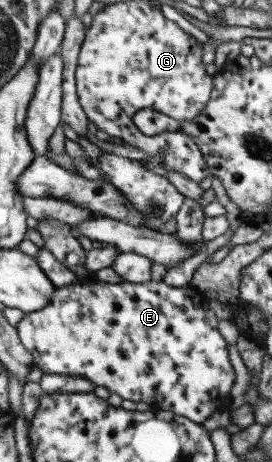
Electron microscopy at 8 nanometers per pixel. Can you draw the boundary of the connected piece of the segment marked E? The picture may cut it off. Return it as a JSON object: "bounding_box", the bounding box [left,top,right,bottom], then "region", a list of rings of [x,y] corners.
{"bounding_box":[17,281,235,424],"region":[[[96,281],[92,284],[75,284],[67,287],[57,287],[52,296],[51,303],[43,310],[27,313],[21,322],[17,324],[17,333],[22,346],[32,354],[33,366],[41,368],[43,374],[67,374],[90,380],[96,386],[105,386],[111,393],[119,394],[125,400],[133,402],[146,402],[147,405],[157,410],[169,411],[183,416],[197,424],[203,422],[221,409],[228,410],[230,406],[230,392],[235,382],[235,370],[229,361],[228,344],[218,332],[218,319],[209,306],[209,300],[196,287],[169,287],[162,281],[146,281],[145,283],[124,282],[108,284]]]}

